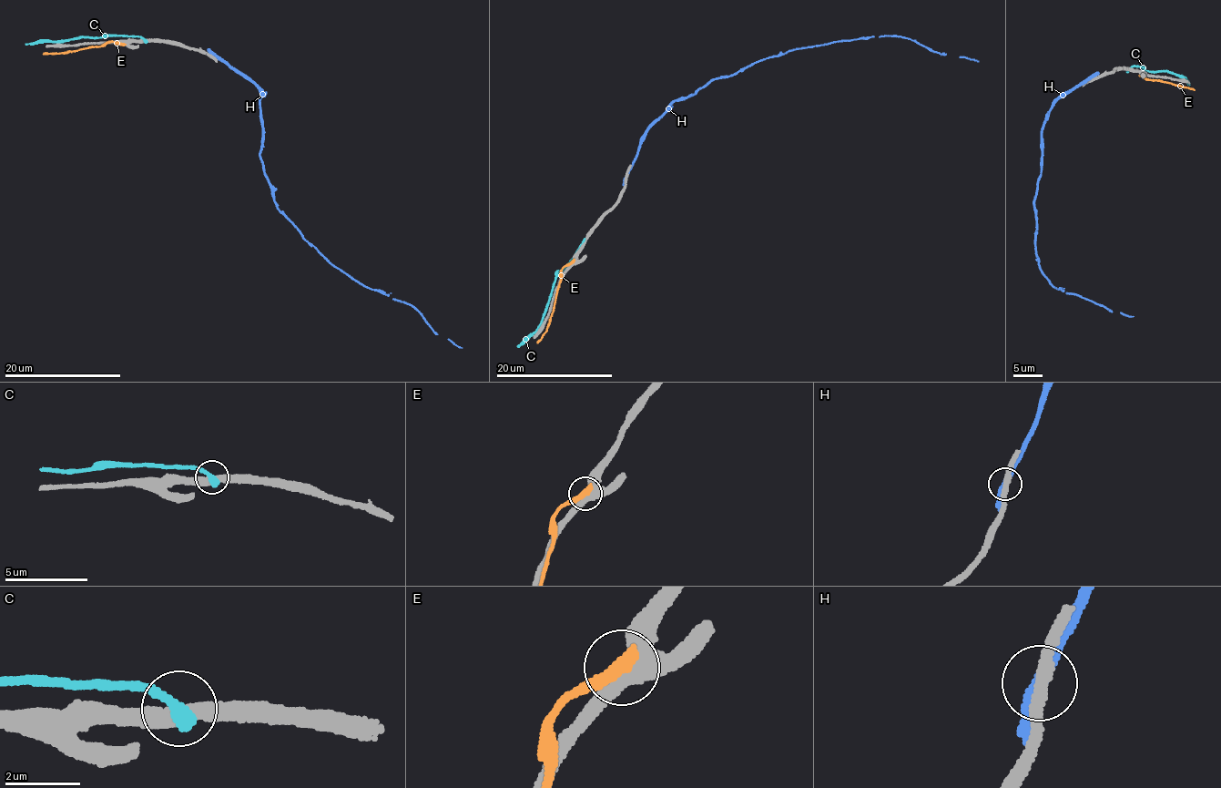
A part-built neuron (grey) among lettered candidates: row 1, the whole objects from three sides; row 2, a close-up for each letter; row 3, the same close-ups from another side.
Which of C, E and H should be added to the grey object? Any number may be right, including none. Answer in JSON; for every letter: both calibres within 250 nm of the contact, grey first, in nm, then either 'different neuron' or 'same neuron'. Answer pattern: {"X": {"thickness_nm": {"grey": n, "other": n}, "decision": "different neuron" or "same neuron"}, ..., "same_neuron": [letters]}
{"C": {"thickness_nm": {"grey": 340, "other": 320}, "decision": "different neuron"}, "E": {"thickness_nm": {"grey": 440, "other": 440}, "decision": "different neuron"}, "H": {"thickness_nm": {"grey": 280, "other": 380}, "decision": "different neuron"}, "same_neuron": []}

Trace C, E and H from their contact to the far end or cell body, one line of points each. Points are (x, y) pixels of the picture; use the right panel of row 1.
C: (1129, 68), (1137, 66), (1146, 70), (1180, 75), (1187, 84)
E: (1142, 74), (1144, 77), (1195, 89)
H: (1091, 77), (1060, 96), (1046, 116), (1033, 206), (1035, 251), (1052, 285), (1112, 312), (1134, 316)

